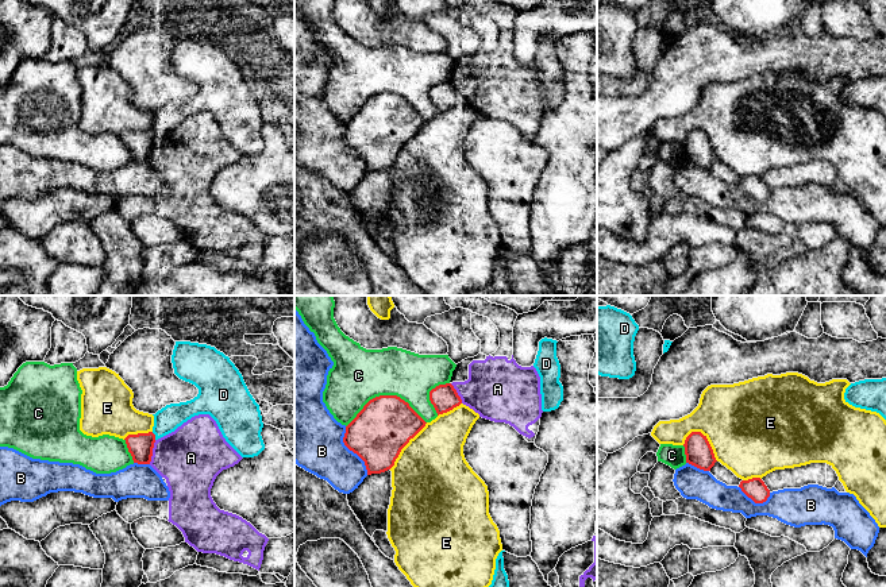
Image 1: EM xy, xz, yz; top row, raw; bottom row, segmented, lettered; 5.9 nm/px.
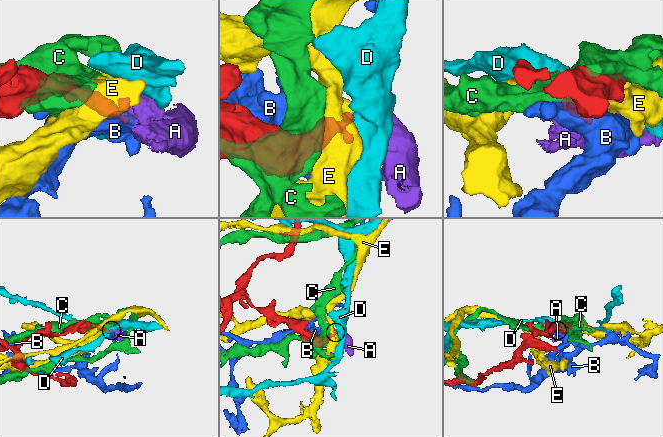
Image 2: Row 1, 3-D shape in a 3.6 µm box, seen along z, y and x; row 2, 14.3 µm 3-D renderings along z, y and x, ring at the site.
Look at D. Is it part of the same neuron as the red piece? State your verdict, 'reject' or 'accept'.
reject

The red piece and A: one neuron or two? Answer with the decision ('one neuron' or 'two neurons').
two neurons

